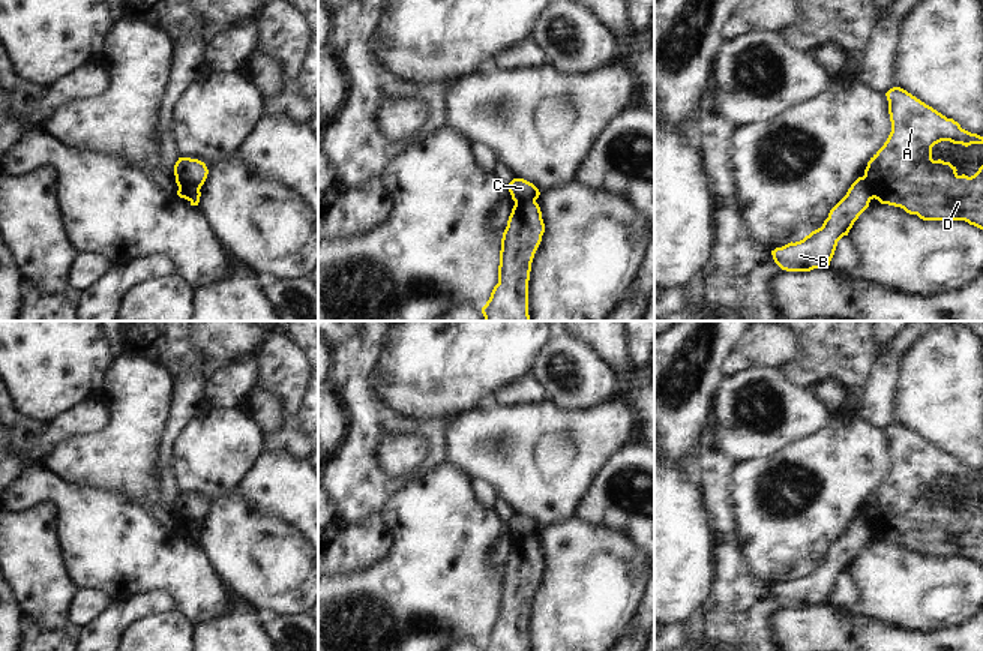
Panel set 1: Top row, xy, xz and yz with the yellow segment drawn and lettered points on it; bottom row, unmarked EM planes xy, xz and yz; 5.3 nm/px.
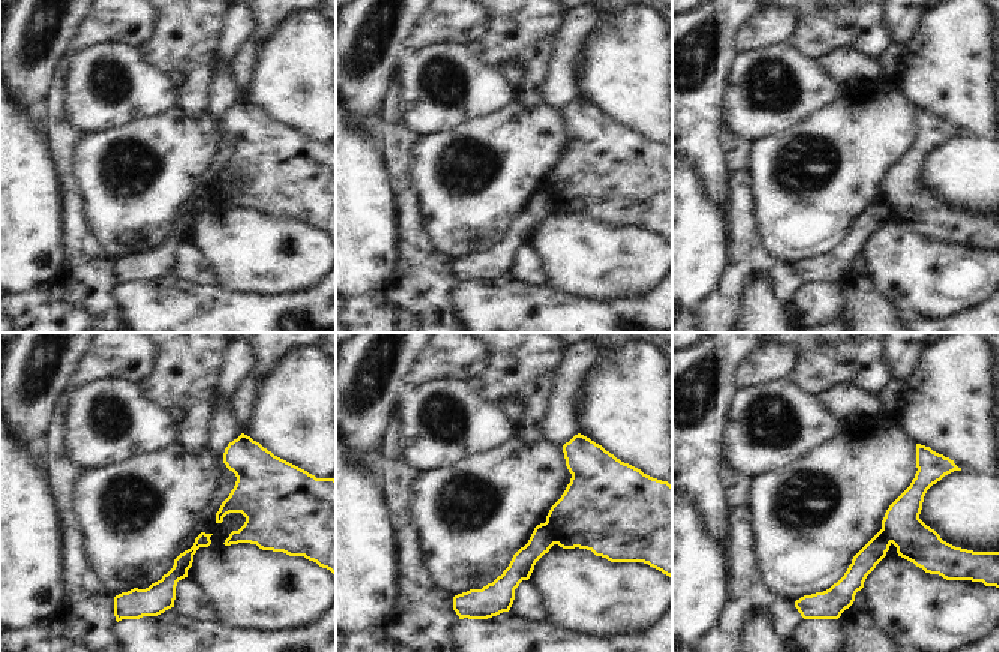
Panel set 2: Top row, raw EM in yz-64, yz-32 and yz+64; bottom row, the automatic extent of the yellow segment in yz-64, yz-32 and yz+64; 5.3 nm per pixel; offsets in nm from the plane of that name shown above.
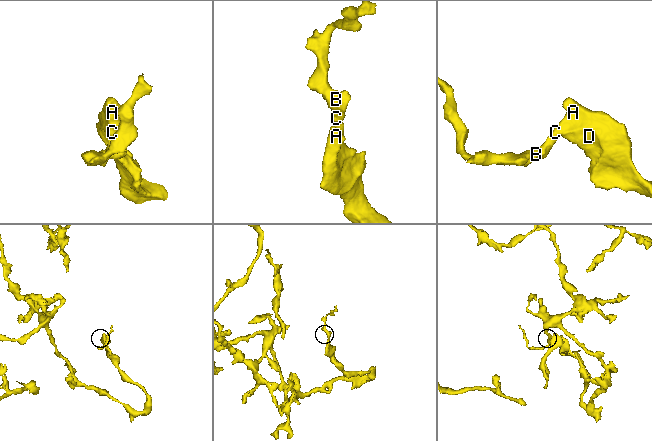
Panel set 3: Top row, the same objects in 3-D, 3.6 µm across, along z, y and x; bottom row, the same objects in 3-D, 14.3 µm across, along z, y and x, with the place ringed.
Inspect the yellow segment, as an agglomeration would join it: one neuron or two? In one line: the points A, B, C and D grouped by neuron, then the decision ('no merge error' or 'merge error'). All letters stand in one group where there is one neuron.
A D / B C | merge error

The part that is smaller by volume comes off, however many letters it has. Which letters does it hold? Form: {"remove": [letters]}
{"remove": ["B", "C"]}

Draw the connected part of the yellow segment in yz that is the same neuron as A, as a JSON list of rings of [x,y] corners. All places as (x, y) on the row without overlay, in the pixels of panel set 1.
[[[893,423],[887,429],[891,468],[884,482],[870,494],[864,506],[864,516],[881,540],[903,544],[923,556],[965,556],[983,566],[983,501],[968,513],[959,512],[956,502],[941,495],[932,495],[932,483],[941,477],[962,480],[983,480],[983,472],[960,464],[906,426]]]

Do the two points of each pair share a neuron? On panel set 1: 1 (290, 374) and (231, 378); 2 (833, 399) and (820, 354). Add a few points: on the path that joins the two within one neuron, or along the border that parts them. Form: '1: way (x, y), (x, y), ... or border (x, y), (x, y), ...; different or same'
1: border (255, 360), (257, 378), (249, 392); different
2: border (809, 387), (826, 380), (838, 380), (851, 393); different

